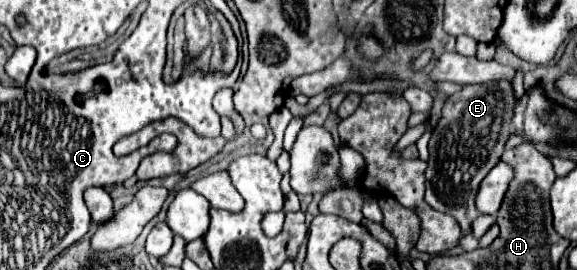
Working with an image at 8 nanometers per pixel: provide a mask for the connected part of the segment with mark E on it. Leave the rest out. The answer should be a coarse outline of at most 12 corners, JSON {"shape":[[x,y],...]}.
{"shape":[[510,81],[464,85],[430,137],[426,203],[462,231],[510,137]]}

